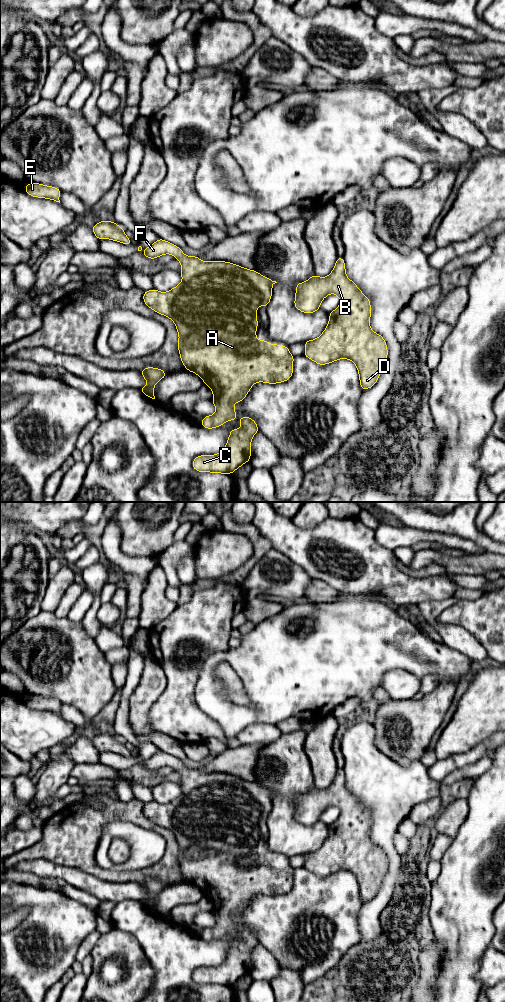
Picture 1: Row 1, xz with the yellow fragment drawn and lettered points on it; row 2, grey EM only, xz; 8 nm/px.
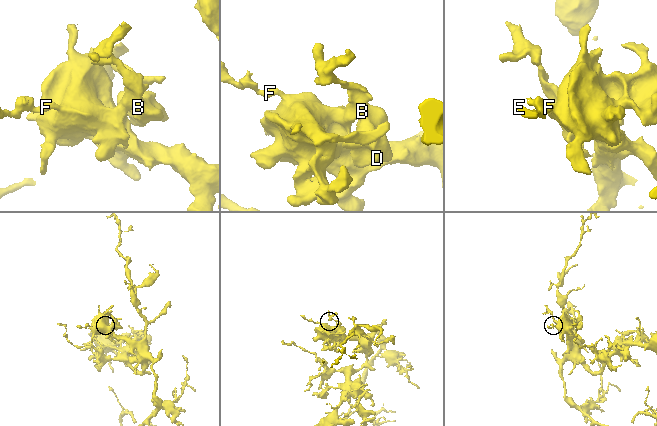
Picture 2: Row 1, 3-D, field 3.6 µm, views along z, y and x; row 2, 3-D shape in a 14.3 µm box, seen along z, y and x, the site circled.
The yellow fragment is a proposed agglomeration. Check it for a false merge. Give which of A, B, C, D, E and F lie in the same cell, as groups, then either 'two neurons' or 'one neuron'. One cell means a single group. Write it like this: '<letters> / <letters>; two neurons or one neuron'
A B C D E F; one neuron

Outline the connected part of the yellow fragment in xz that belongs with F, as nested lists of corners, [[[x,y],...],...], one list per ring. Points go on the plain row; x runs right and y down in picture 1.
[[[161,750],[143,763],[145,769],[153,772],[165,766],[173,767],[180,774],[182,793],[167,804],[156,801],[144,803],[143,813],[150,821],[174,834],[179,847],[177,858],[182,876],[187,883],[197,886],[213,905],[211,913],[216,924],[204,928],[201,937],[206,941],[217,940],[237,930],[234,916],[242,914],[255,895],[277,896],[288,893],[293,887],[295,869],[291,867],[288,858],[269,856],[267,852],[256,851],[257,820],[260,817],[268,818],[272,809],[272,799],[277,794],[255,782],[231,774],[202,773],[198,768],[186,768],[181,760]]]

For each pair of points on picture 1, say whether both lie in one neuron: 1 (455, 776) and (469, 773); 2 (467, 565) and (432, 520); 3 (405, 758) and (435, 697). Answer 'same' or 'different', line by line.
1: same
2: different
3: same

